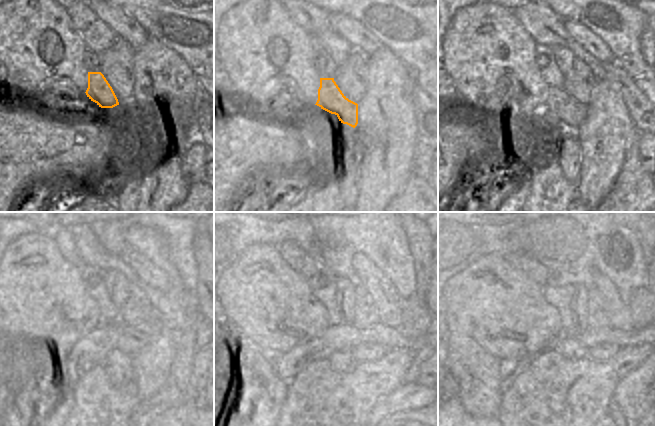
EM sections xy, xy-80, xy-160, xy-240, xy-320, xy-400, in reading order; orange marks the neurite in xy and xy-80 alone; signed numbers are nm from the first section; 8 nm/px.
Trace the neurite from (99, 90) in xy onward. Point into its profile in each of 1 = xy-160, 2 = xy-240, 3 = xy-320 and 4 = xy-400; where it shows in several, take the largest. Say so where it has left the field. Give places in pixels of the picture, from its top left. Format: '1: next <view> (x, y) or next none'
1: next xy-160 (570, 112)
2: next xy-240 (131, 339)
3: next xy-320 (365, 352)
4: next xy-400 (603, 352)

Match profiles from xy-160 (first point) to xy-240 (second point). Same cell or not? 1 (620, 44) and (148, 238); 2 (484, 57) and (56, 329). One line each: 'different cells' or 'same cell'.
1: same cell
2: same cell

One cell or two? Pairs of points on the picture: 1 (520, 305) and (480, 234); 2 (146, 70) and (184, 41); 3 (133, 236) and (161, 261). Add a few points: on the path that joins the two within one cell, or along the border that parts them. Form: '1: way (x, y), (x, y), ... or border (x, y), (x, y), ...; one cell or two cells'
1: border (504, 256), (485, 254), (470, 264); two cells
2: border (152, 37), (175, 51), (189, 66); two cells
3: way (140, 240), (154, 254); one cell

